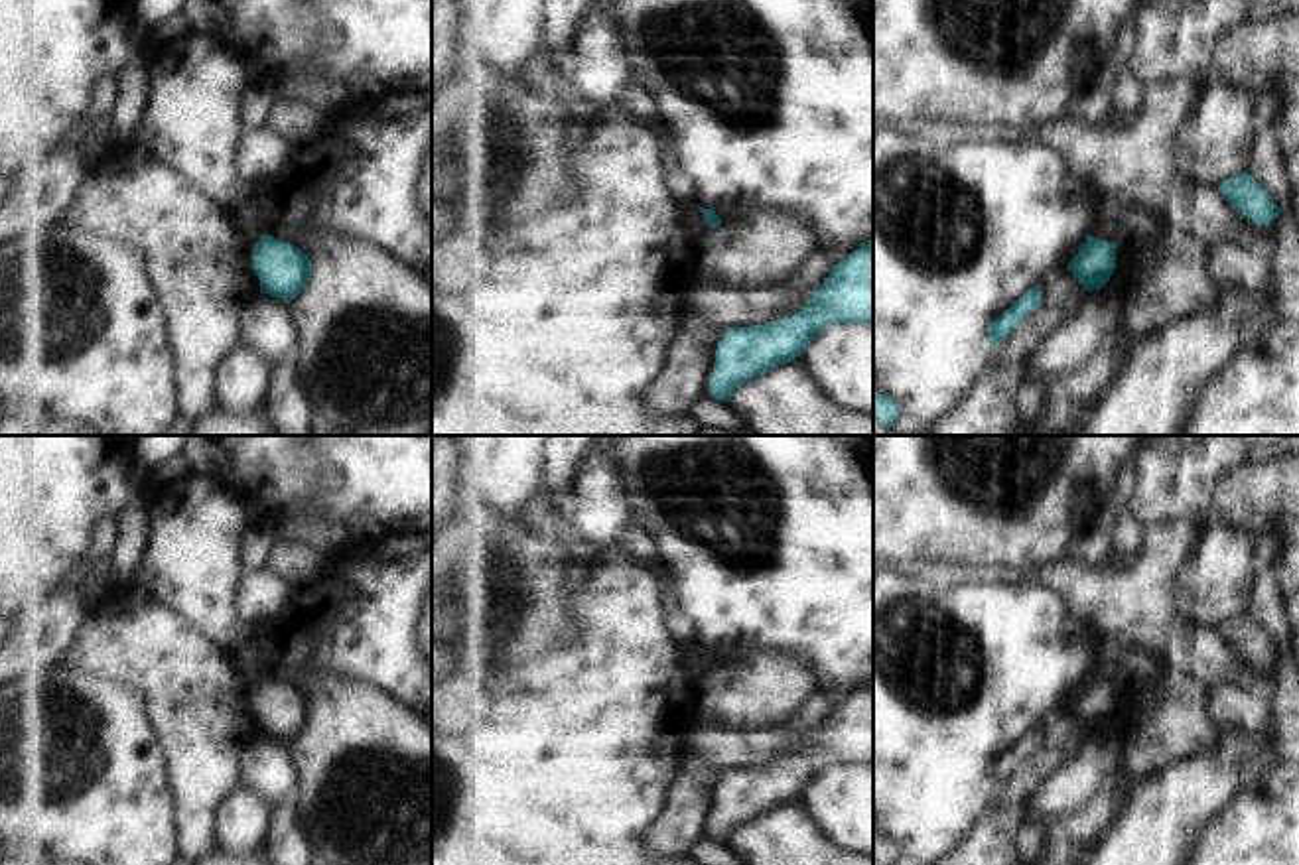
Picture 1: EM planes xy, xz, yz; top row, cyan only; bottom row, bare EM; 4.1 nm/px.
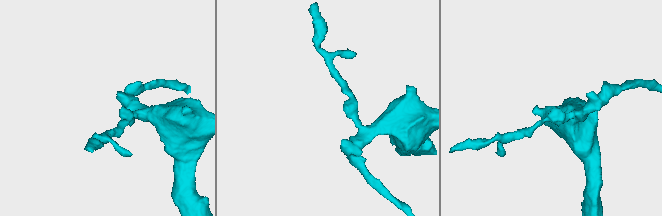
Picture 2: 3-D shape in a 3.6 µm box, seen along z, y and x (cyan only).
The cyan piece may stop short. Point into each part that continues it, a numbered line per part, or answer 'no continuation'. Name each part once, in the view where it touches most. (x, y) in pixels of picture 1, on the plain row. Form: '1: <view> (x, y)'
no continuation

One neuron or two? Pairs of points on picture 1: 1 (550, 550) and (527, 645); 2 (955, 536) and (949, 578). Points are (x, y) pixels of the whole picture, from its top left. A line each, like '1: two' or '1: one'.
1: one
2: two

